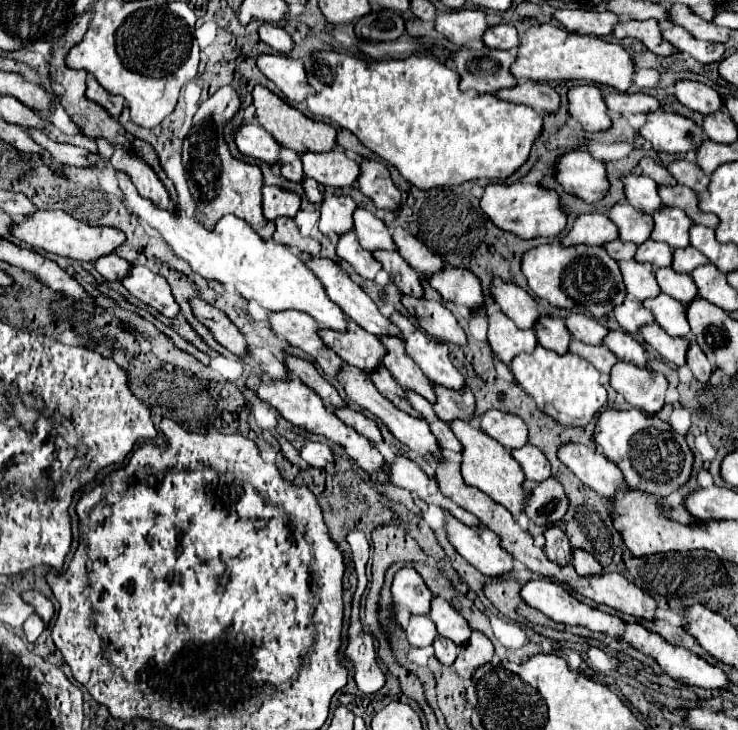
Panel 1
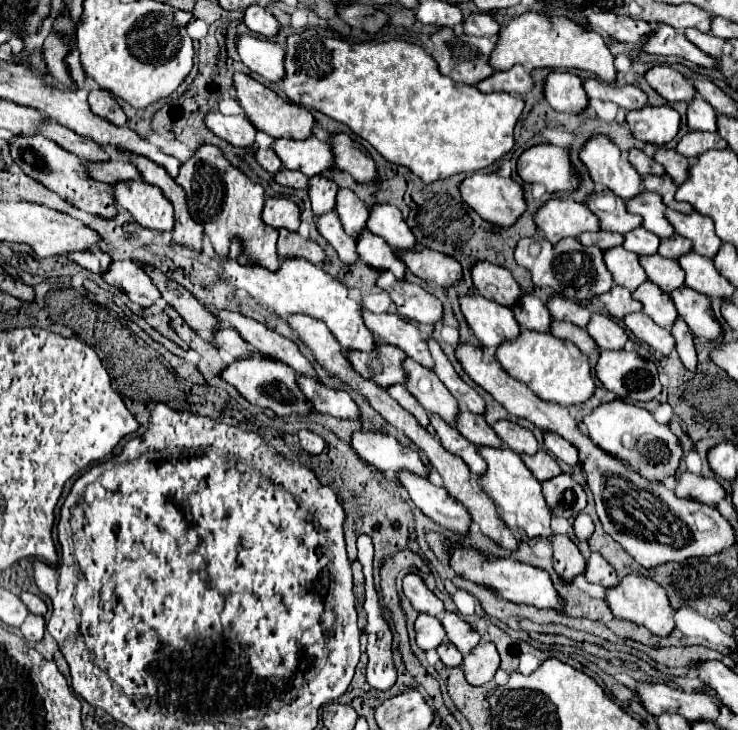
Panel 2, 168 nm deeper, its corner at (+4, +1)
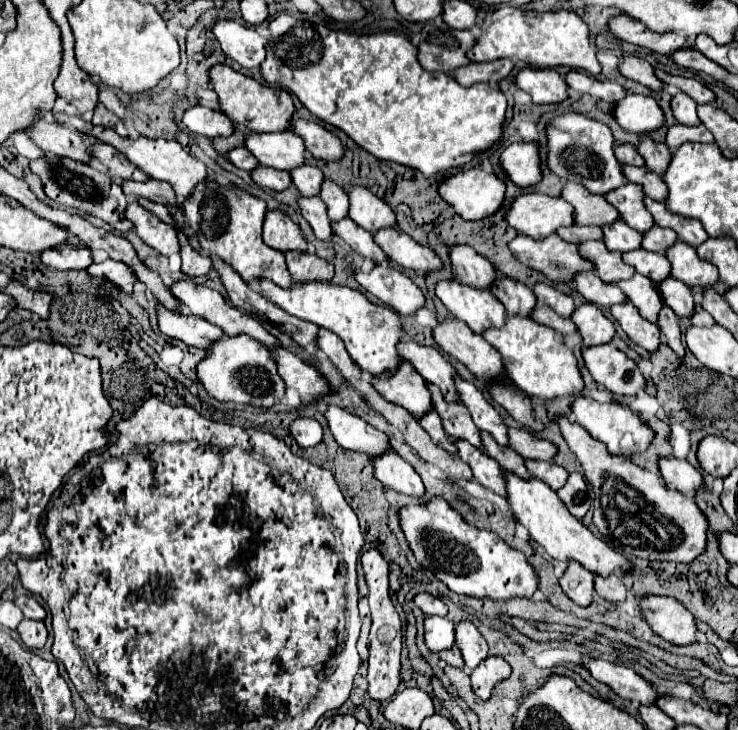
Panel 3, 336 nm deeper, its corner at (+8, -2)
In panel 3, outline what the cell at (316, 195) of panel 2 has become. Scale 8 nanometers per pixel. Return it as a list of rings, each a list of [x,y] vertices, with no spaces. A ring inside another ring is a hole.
[[[304,163],[302,167],[296,167],[292,173],[292,183],[300,189],[300,193],[304,197],[314,197],[320,191],[320,185],[324,181],[322,171],[318,171],[318,167],[312,167],[308,163]]]

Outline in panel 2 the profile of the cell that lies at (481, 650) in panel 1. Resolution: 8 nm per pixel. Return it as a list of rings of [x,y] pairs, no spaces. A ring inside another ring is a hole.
[[[480,642],[478,648],[474,648],[474,652],[464,656],[462,670],[472,686],[482,686],[494,678],[498,664],[500,656],[496,646],[492,642]]]

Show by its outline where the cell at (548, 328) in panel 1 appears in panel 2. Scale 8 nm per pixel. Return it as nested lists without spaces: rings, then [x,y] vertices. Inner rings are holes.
[[[524,294],[520,304],[514,306],[514,316],[518,320],[518,324],[524,330],[536,330],[536,332],[550,332],[550,312],[546,308],[546,304],[530,294]]]

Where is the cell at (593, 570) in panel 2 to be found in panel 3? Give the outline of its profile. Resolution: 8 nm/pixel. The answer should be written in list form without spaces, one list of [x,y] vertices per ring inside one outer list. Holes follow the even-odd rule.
[[[618,575],[596,577],[594,585],[596,585],[596,593],[598,593],[602,599],[610,601],[610,603],[624,601],[626,595],[628,595],[628,591],[626,591],[626,587],[624,587],[624,583],[622,583],[622,579],[620,579]]]

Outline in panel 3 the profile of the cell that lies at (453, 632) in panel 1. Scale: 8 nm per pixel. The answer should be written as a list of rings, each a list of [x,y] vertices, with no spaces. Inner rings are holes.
[[[462,621],[456,625],[456,647],[462,651],[470,669],[478,667],[488,657],[488,643],[472,621]]]

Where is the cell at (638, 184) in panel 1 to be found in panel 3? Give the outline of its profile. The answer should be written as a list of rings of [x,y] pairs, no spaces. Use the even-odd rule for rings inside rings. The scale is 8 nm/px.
[[[570,111],[548,121],[546,137],[548,137],[546,165],[562,181],[580,183],[590,193],[600,193],[600,195],[616,187],[622,187],[626,183],[626,179],[622,177],[622,167],[614,157],[614,139],[608,125],[590,119],[584,113]]]

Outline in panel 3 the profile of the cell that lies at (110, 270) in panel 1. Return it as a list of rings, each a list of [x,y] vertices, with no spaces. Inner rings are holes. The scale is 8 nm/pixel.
[[[64,243],[62,247],[42,251],[40,255],[42,263],[60,269],[60,271],[70,271],[70,269],[86,269],[92,265],[92,253],[88,247],[76,247],[70,243]]]

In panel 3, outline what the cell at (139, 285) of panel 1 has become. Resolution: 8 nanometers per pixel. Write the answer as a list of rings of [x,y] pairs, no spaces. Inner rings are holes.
[[[106,259],[104,263],[92,263],[88,269],[88,275],[92,277],[100,277],[100,279],[108,279],[112,281],[116,287],[120,287],[124,293],[132,295],[132,287],[134,287],[134,273],[120,261],[112,261]]]

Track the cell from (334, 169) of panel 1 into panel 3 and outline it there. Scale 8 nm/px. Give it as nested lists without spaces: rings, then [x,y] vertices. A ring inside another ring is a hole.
[[[292,131],[248,133],[244,135],[244,147],[260,161],[260,165],[274,169],[292,171],[294,167],[306,163],[304,141]]]

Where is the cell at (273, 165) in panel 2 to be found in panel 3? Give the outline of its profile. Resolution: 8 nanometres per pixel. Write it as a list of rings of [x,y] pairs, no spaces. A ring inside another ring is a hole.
[[[236,147],[226,157],[232,165],[246,169],[246,171],[252,171],[258,165],[258,159],[254,159],[254,155],[250,155],[250,151],[246,151],[246,147]]]

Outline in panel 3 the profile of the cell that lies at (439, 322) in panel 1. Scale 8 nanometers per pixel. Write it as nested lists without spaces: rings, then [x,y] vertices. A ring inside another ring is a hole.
[[[374,265],[368,273],[358,267],[354,269],[354,277],[362,289],[400,315],[410,315],[424,305],[424,295],[412,279],[390,265]]]

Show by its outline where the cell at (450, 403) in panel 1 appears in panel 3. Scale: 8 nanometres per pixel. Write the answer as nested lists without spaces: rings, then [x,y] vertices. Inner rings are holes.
[[[482,433],[482,443],[484,443],[484,451],[496,459],[500,463],[500,467],[508,473],[514,473],[522,479],[530,479],[530,471],[526,471],[526,465],[524,465],[524,459],[510,447],[502,447],[494,441],[494,437],[490,437],[488,433]]]

